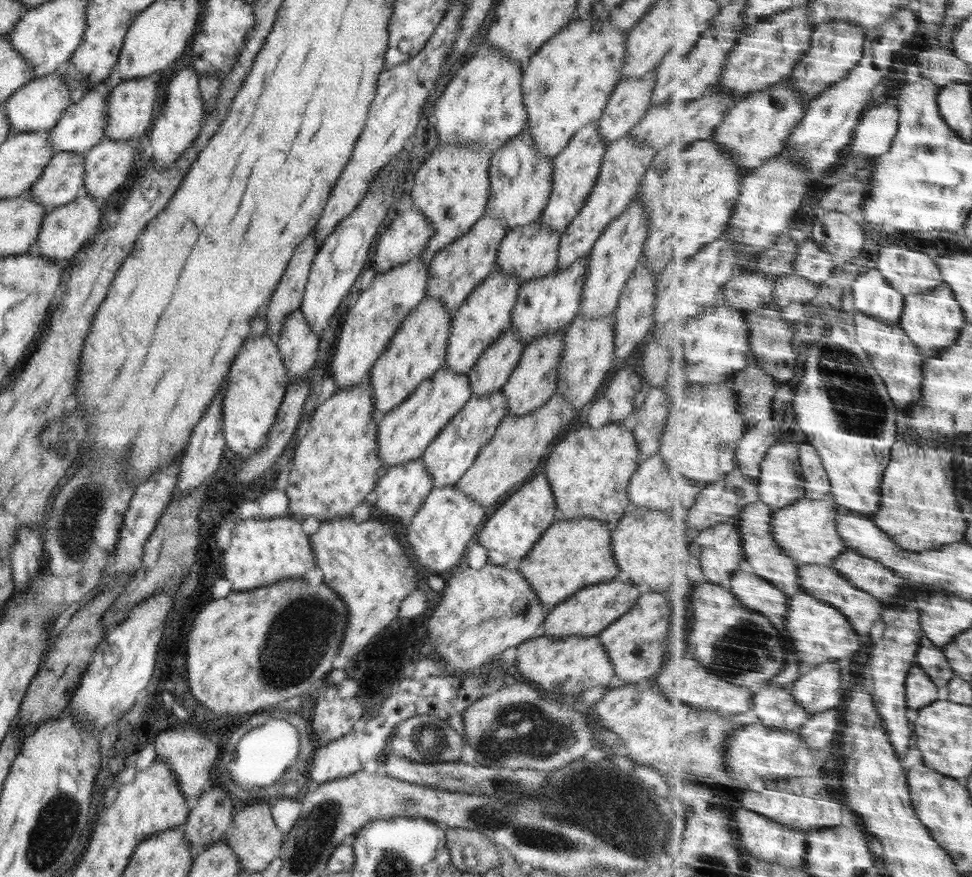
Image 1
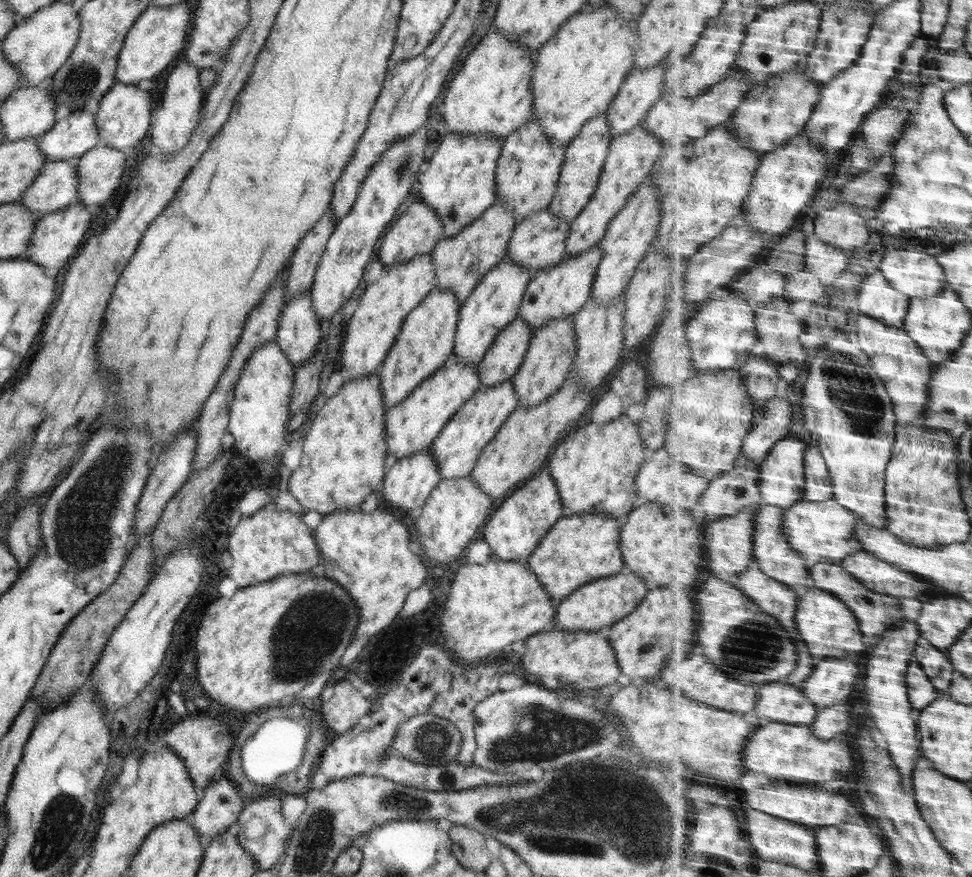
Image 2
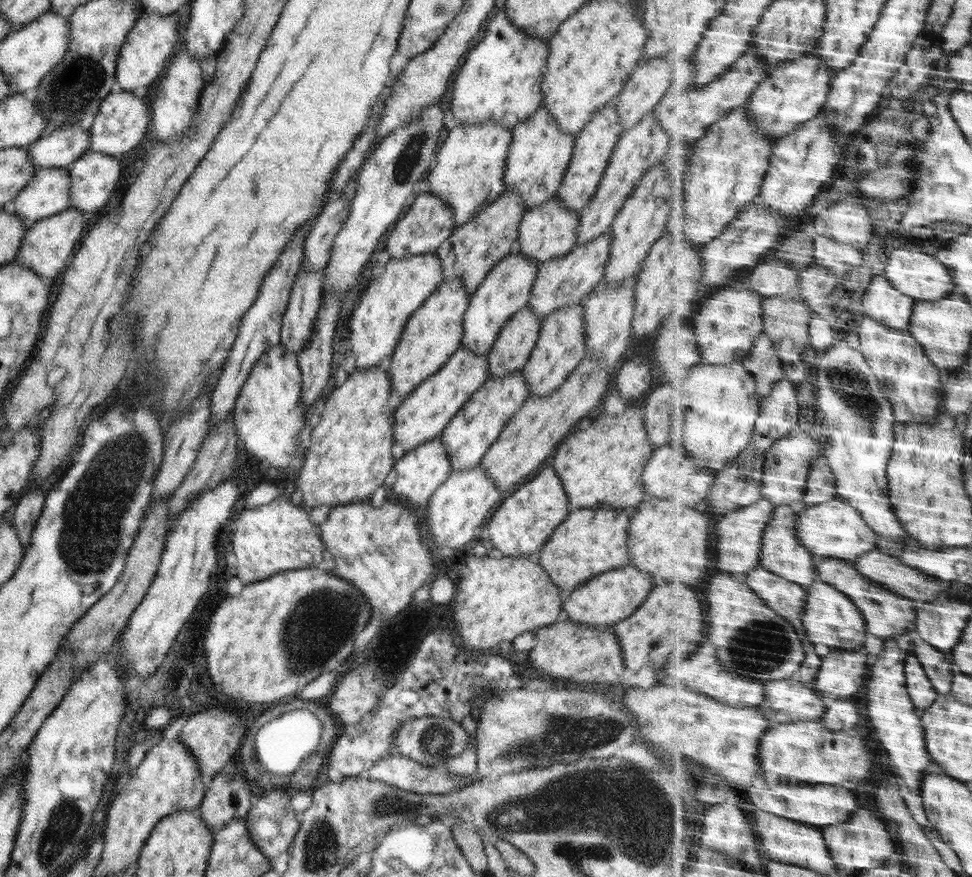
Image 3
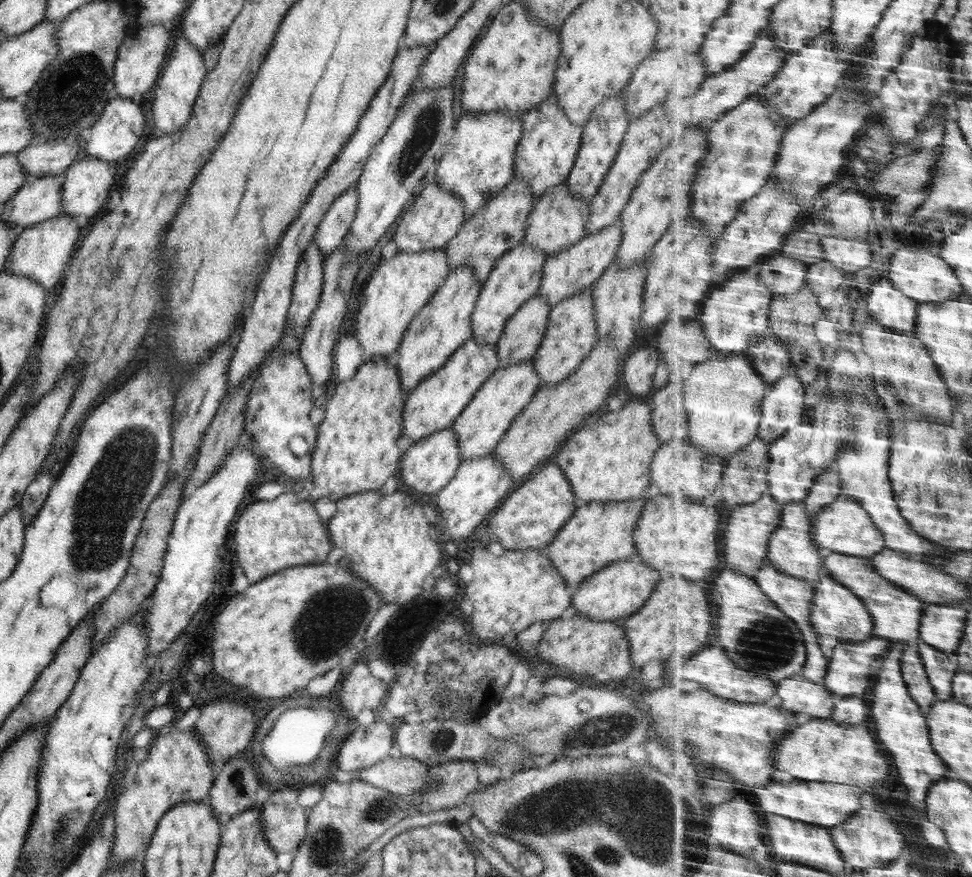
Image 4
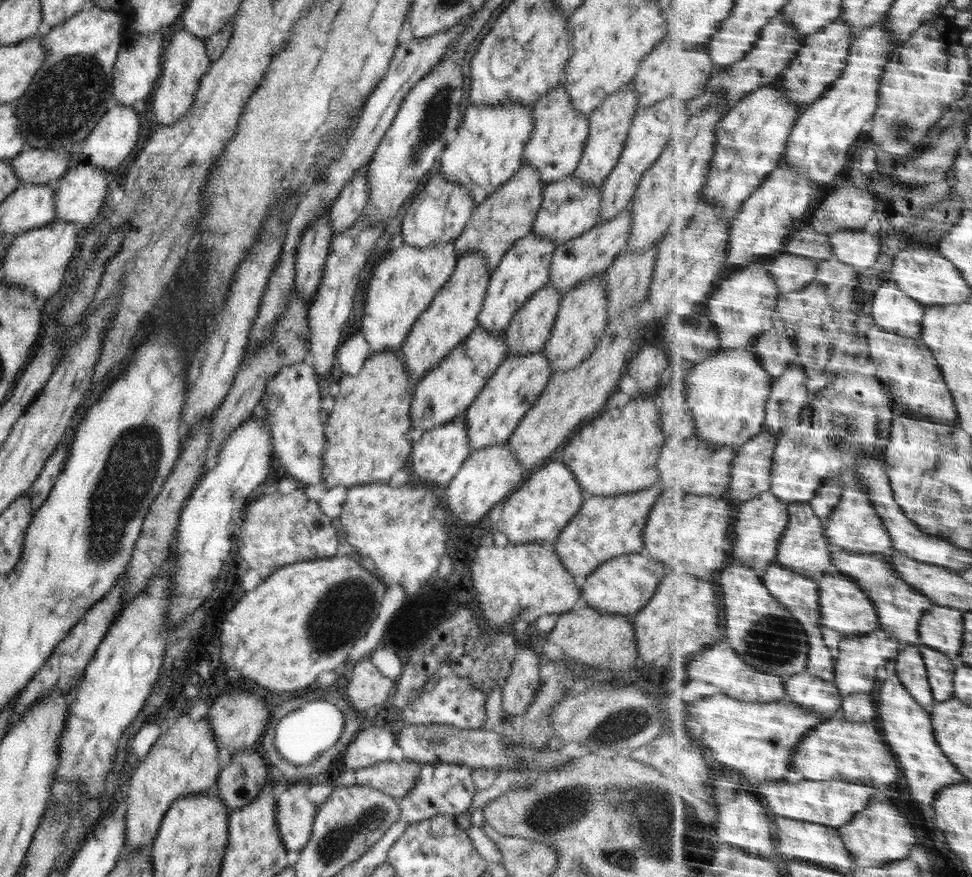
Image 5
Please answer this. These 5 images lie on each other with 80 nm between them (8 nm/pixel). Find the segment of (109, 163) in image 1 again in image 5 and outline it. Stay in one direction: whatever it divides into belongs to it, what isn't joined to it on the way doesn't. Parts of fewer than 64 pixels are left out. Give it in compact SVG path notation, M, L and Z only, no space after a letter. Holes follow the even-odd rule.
M74 163L67 169L63 177L53 185L55 193L55 218L71 222L81 227L96 218L107 199L107 190L111 179L109 172L86 163Z

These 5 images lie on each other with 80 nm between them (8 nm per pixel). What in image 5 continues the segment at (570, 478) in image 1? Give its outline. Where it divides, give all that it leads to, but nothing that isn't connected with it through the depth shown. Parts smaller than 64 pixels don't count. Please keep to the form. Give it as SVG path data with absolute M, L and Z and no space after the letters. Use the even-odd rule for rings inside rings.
M654 394L629 400L623 407L601 412L596 420L570 438L562 462L573 472L584 494L630 494L658 483L657 458L668 440L661 429L659 407Z

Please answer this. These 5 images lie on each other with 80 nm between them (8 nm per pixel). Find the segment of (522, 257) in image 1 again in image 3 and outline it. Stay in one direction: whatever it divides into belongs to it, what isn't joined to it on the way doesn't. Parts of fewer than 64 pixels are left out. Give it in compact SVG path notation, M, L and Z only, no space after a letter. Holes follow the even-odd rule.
M554 196L540 206L527 209L518 227L516 249L525 253L525 256L531 260L535 260L538 265L550 262L558 256L564 256L576 246L575 238L579 225L579 213L570 210L557 199Z

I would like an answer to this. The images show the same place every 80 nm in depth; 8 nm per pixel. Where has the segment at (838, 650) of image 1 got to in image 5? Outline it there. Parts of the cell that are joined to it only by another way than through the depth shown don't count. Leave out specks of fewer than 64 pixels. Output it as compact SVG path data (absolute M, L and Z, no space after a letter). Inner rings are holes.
M833 569L820 580L822 586L821 623L839 631L843 637L863 636L881 629L881 615L870 595L855 580Z

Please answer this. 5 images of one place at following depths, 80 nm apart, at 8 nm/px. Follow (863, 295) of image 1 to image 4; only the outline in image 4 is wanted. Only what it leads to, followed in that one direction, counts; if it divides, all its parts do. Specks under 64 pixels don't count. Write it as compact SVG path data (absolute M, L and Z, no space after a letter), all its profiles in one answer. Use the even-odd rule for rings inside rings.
M890 278L878 282L870 296L870 312L876 322L892 331L914 335L918 328L921 302L904 292L898 290Z

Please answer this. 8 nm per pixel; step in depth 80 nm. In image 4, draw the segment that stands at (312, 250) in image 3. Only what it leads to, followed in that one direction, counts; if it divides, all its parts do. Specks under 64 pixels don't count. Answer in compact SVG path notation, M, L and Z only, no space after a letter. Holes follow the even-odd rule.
M352 187L336 199L318 223L313 236L315 245L321 250L324 259L341 245L350 230L358 208L357 187Z

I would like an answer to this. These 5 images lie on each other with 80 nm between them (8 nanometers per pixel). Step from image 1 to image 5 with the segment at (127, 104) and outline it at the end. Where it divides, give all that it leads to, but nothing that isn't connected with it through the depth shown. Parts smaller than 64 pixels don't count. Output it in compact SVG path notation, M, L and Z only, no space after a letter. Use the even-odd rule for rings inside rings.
M118 104L106 112L106 116L96 123L92 132L84 139L78 155L79 162L94 165L110 172L122 164L123 160L126 160L126 156L136 146L139 134L140 122L134 109Z

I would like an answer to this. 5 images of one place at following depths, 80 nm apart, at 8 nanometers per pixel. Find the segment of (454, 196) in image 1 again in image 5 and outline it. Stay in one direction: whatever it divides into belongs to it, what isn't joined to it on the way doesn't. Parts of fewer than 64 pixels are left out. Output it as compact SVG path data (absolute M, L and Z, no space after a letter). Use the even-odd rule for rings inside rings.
M472 104L464 110L462 124L455 139L444 149L438 160L439 172L446 181L466 187L476 206L504 185L523 165L522 151L534 129L530 104Z

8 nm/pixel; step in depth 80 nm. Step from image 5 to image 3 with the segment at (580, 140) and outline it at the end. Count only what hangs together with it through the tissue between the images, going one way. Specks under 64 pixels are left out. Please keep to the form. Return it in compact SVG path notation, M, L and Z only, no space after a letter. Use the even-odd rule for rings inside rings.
M543 103L536 113L530 115L511 131L511 145L503 170L505 190L518 191L521 202L527 210L548 202L557 194L563 182L563 174L571 159L575 135L562 132Z

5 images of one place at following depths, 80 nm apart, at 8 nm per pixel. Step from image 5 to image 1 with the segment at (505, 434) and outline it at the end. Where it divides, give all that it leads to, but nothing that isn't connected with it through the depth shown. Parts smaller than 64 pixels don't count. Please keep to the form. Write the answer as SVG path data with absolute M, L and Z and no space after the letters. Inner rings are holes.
M501 390L488 396L472 396L470 400L450 419L422 453L421 461L431 474L433 488L444 488L458 482L474 464L478 451L494 436L495 430L508 414L507 398Z

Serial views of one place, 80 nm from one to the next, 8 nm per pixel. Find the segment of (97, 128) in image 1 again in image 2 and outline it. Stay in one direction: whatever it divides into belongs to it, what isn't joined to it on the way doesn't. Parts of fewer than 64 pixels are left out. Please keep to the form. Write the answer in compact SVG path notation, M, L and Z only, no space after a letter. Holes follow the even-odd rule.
M76 110L55 122L38 140L45 162L64 160L76 167L79 158L101 142L94 118L94 112Z

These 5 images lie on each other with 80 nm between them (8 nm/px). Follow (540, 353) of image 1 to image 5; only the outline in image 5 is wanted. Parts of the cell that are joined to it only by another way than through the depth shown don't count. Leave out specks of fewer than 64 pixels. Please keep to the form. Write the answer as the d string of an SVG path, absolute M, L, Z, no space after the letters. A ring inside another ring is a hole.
M599 274L599 276L591 276L579 282L561 298L554 326L552 326L552 334L543 346L543 353L549 360L549 368L554 373L578 366L590 356L600 339L603 338L609 324L605 294L603 274Z

